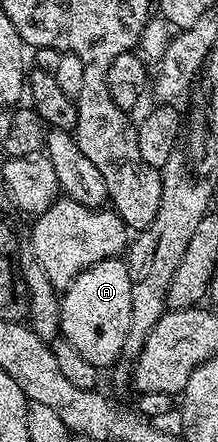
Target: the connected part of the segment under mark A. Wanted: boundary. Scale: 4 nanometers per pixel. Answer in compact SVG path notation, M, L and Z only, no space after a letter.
M107 258L86 268L63 291L60 298L60 334L63 341L74 344L75 350L97 368L115 367L121 361L120 353L126 344L126 332L130 332L130 272L127 261Z

